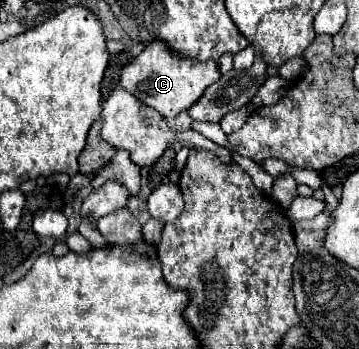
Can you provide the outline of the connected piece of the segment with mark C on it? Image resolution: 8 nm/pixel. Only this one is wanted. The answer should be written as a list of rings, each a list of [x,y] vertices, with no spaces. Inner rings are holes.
[[[152,43],[134,59],[134,63],[124,67],[120,87],[140,99],[144,105],[156,109],[162,117],[172,119],[178,113],[188,111],[192,103],[200,99],[206,87],[216,83],[216,79],[220,79],[218,63],[196,63],[192,59],[176,59],[172,51],[164,47],[164,43]]]

